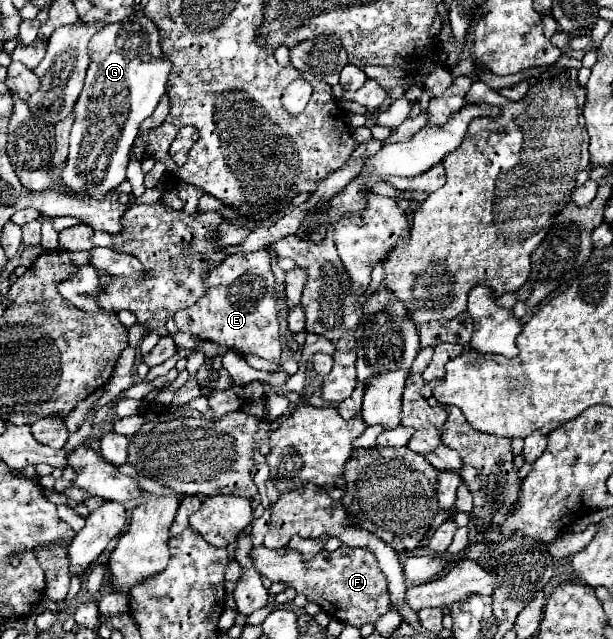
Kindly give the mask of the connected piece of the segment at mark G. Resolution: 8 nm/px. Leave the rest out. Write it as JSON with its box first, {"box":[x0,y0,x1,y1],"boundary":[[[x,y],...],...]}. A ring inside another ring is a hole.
{"box":[61,16,169,198],"boundary":[[[129,16],[117,24],[107,24],[89,42],[91,64],[79,100],[75,102],[75,122],[69,138],[69,158],[61,172],[61,184],[65,192],[85,194],[89,198],[101,198],[103,192],[115,190],[125,180],[125,168],[129,162],[131,144],[139,132],[139,124],[155,110],[157,102],[165,94],[169,62],[161,58],[157,26],[145,16]]]}

